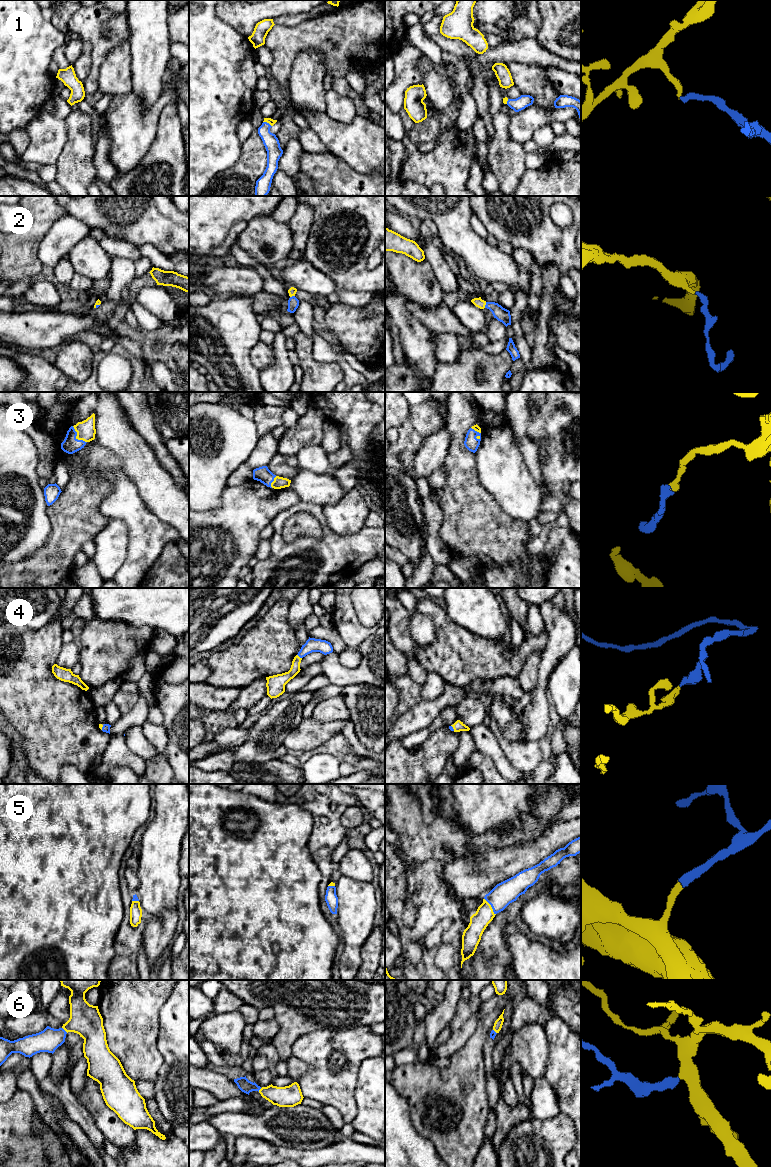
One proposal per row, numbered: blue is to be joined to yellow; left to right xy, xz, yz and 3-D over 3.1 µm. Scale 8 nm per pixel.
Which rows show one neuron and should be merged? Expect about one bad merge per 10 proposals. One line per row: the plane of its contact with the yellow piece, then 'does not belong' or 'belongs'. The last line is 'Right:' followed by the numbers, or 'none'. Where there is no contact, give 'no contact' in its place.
1: contact in xz; belongs
2: contact in yz; belongs
3: contact in xy; belongs
4: contact in xz; belongs
5: contact in yz; belongs
6: contact in xy; belongs
Right: 1, 2, 3, 4, 5, 6

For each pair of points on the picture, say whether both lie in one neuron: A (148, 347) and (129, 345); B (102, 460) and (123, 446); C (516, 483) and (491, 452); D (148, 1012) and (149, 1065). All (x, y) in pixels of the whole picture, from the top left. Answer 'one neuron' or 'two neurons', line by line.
A: two neurons
B: two neurons
C: one neuron
D: one neuron

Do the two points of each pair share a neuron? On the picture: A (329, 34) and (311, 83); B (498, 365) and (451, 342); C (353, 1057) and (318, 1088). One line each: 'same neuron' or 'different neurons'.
A: different neurons
B: different neurons
C: same neuron

